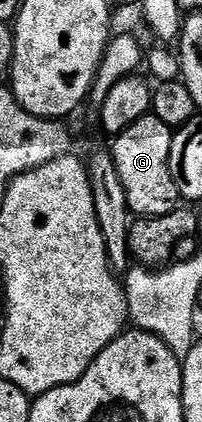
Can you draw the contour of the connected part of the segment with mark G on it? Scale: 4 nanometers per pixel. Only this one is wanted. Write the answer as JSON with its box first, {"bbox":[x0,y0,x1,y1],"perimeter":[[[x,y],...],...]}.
{"bbox":[113,115,180,218],"perimeter":[[[148,115],[137,123],[133,123],[124,133],[120,133],[114,138],[113,156],[117,175],[121,175],[121,187],[125,187],[125,199],[136,218],[169,215],[169,211],[173,211],[180,204],[179,189],[175,186],[175,180],[171,174],[172,136],[173,130],[168,125],[161,123],[161,119]]]}

